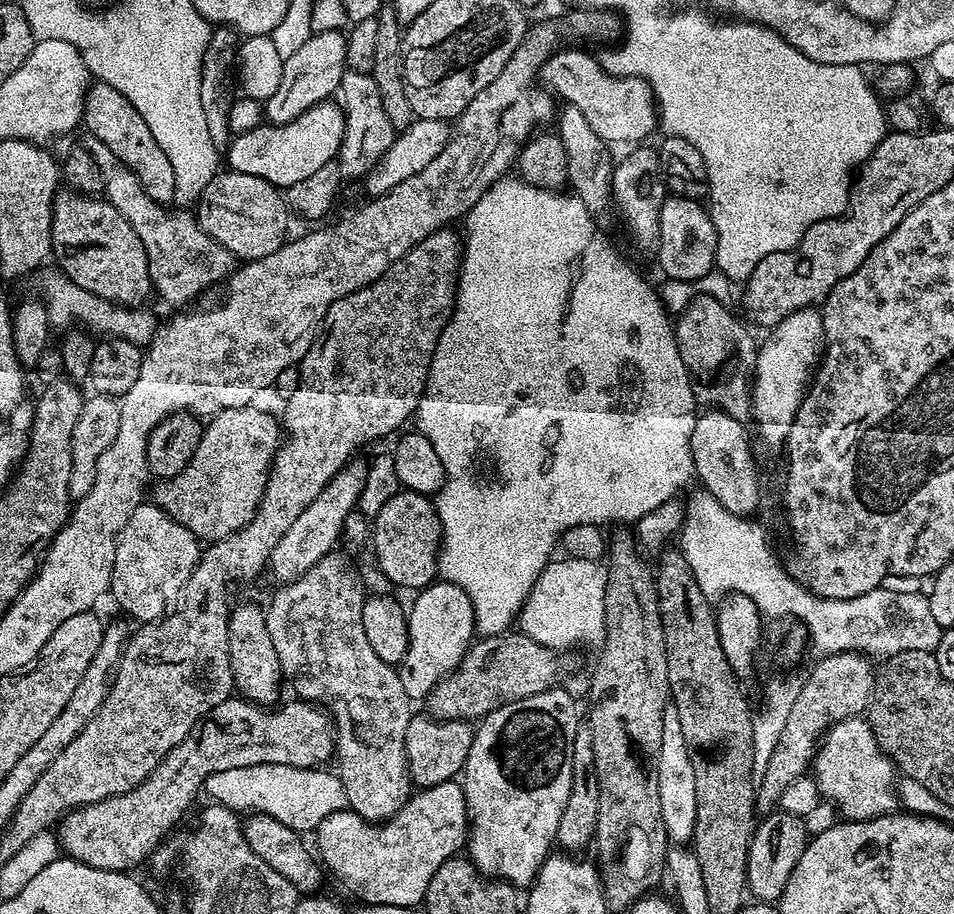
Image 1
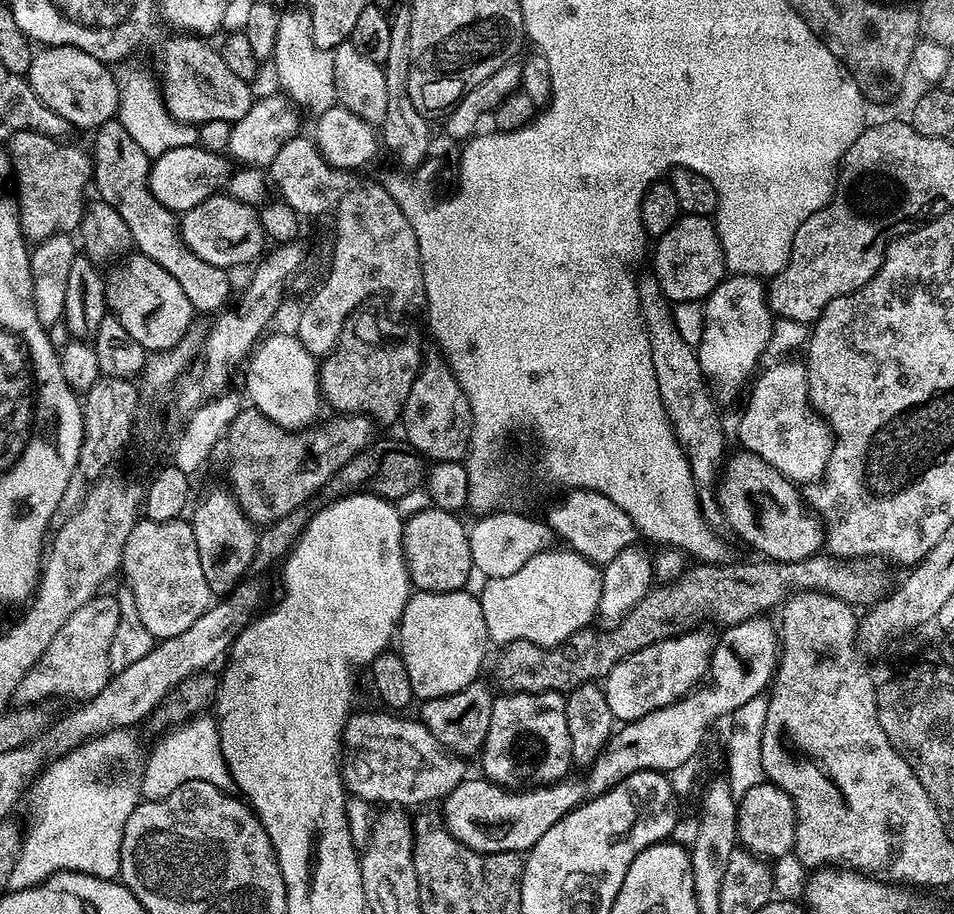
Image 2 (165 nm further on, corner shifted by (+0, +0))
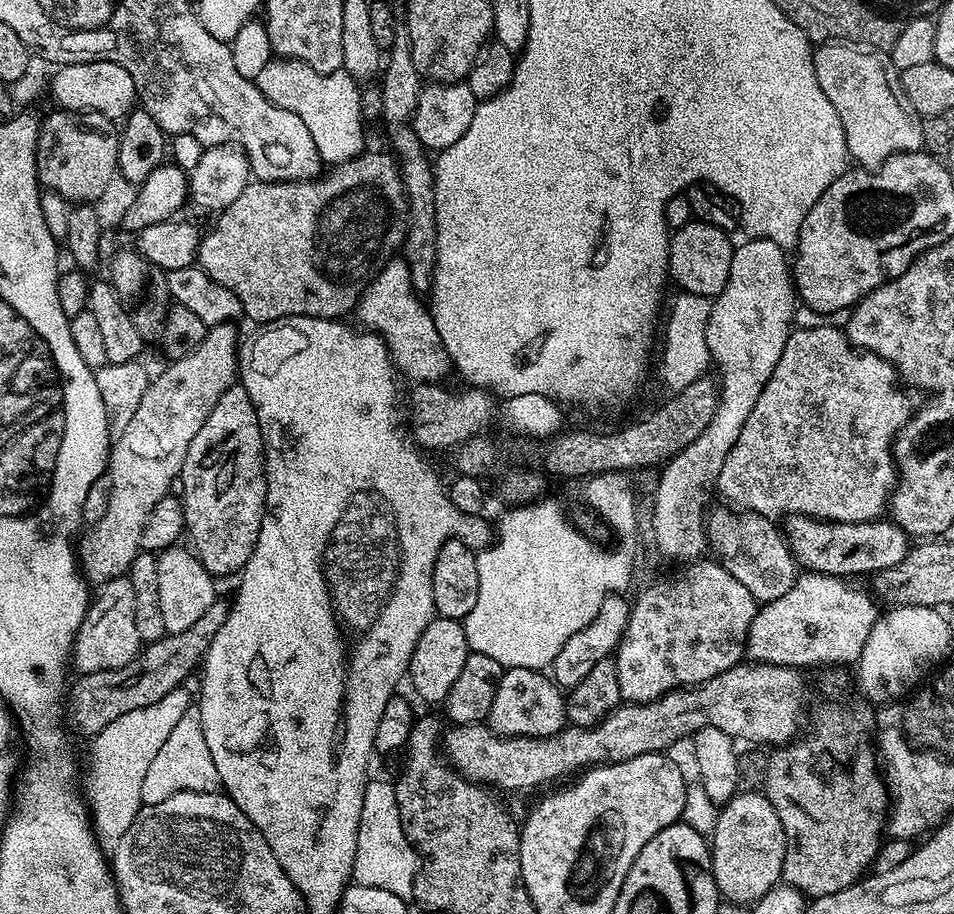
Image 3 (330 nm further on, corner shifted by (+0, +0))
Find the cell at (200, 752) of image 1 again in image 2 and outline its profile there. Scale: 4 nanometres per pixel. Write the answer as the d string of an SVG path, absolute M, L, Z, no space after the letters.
M353 711L344 724L342 741L342 771L344 787L355 799L366 800L373 806L428 806L431 800L443 801L469 775L465 757L453 754L430 734L430 730L419 718L407 720L404 714L389 714L387 711Z

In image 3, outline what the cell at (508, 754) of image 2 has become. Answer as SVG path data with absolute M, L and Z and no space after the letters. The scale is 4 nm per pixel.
M510 668L498 682L486 723L492 731L503 737L553 736L566 727L565 703L565 693L551 675L534 668Z

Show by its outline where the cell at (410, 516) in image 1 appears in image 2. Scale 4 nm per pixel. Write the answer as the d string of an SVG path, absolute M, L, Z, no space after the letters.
M427 506L404 522L404 561L413 589L421 592L458 592L472 576L474 549L468 541L468 528L455 512Z

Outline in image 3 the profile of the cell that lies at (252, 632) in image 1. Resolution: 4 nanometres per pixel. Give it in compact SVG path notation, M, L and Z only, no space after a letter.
M233 382L230 387L214 402L214 410L202 422L198 434L194 434L194 442L190 442L190 450L186 450L186 458L182 462L182 470L178 477L179 487L184 487L184 527L187 539L192 539L191 547L202 566L213 578L232 576L244 571L250 554L254 554L254 546L258 542L258 530L264 517L266 502L266 474L264 473L264 439L258 426L258 414L254 402L250 402L250 394L246 394L243 384Z

